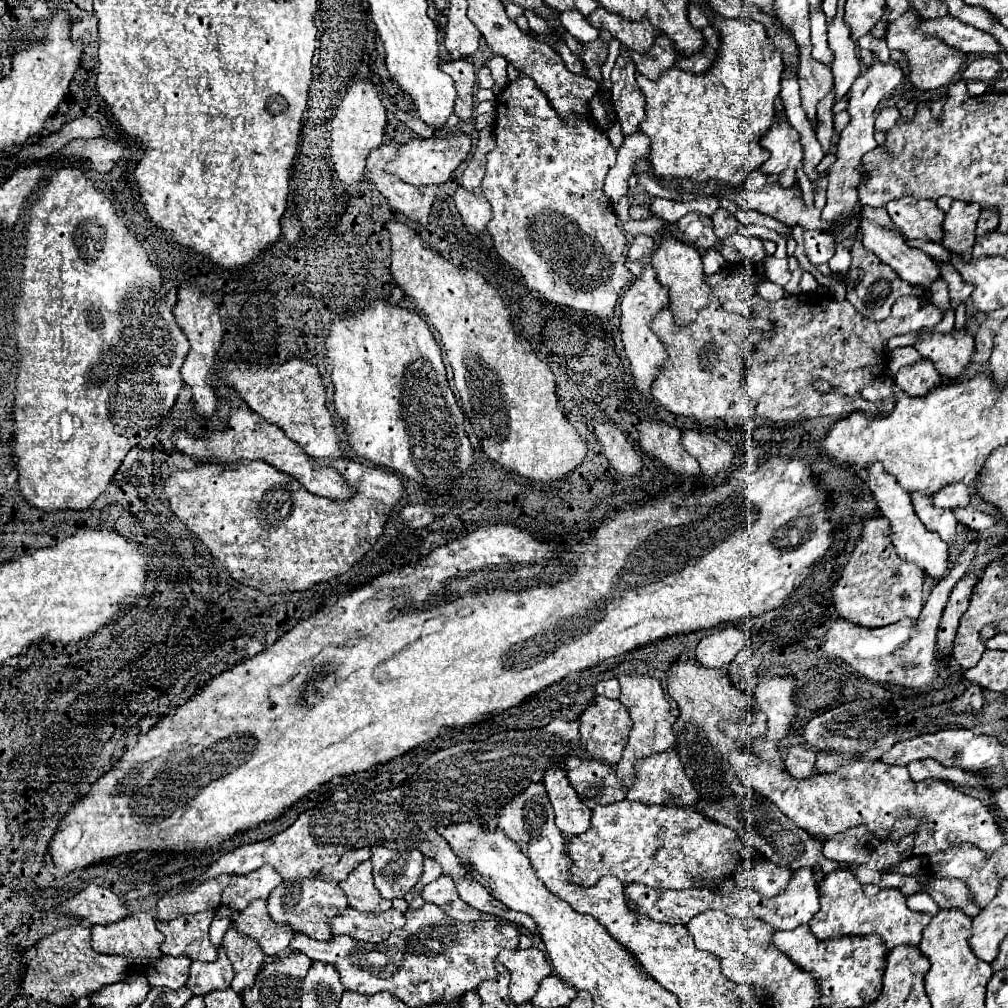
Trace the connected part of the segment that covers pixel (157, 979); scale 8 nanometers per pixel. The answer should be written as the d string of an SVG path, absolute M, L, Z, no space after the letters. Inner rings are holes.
M161 956L159 960L147 964L145 978L149 986L165 986L177 990L185 984L189 976L191 958L187 956Z

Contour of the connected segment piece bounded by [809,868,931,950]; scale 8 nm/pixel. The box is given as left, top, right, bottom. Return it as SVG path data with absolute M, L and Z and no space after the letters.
M833 870L819 884L819 912L811 918L809 928L817 940L829 940L837 936L881 936L885 948L893 950L899 944L917 946L921 940L923 928L929 924L929 914L919 914L907 908L907 898L897 888L885 888L877 896L867 898L861 890L861 884L849 870Z

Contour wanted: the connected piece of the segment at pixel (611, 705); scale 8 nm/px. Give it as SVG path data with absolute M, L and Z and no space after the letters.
M595 696L593 704L581 716L581 728L579 730L581 730L581 740L585 744L585 750L595 760L601 760L605 764L615 764L617 760L621 760L621 752L623 752L625 742L629 738L631 726L633 726L633 722L629 718L629 712L625 710L625 706L619 700Z

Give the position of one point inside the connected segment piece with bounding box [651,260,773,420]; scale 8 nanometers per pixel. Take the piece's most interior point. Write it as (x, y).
(702, 378)

